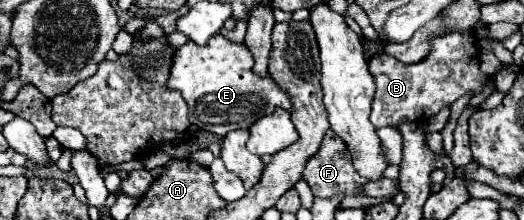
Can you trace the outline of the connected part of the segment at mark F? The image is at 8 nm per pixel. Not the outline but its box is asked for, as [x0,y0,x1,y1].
[302,130,368,198]

